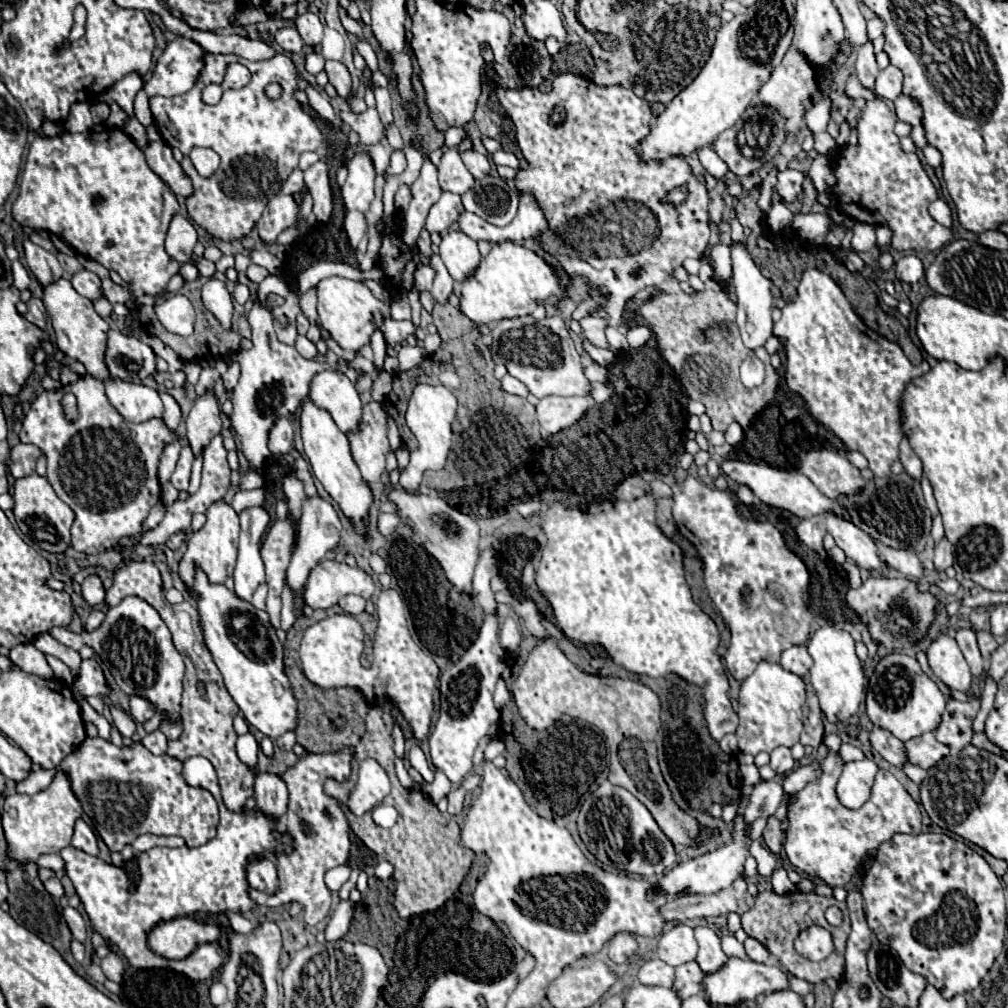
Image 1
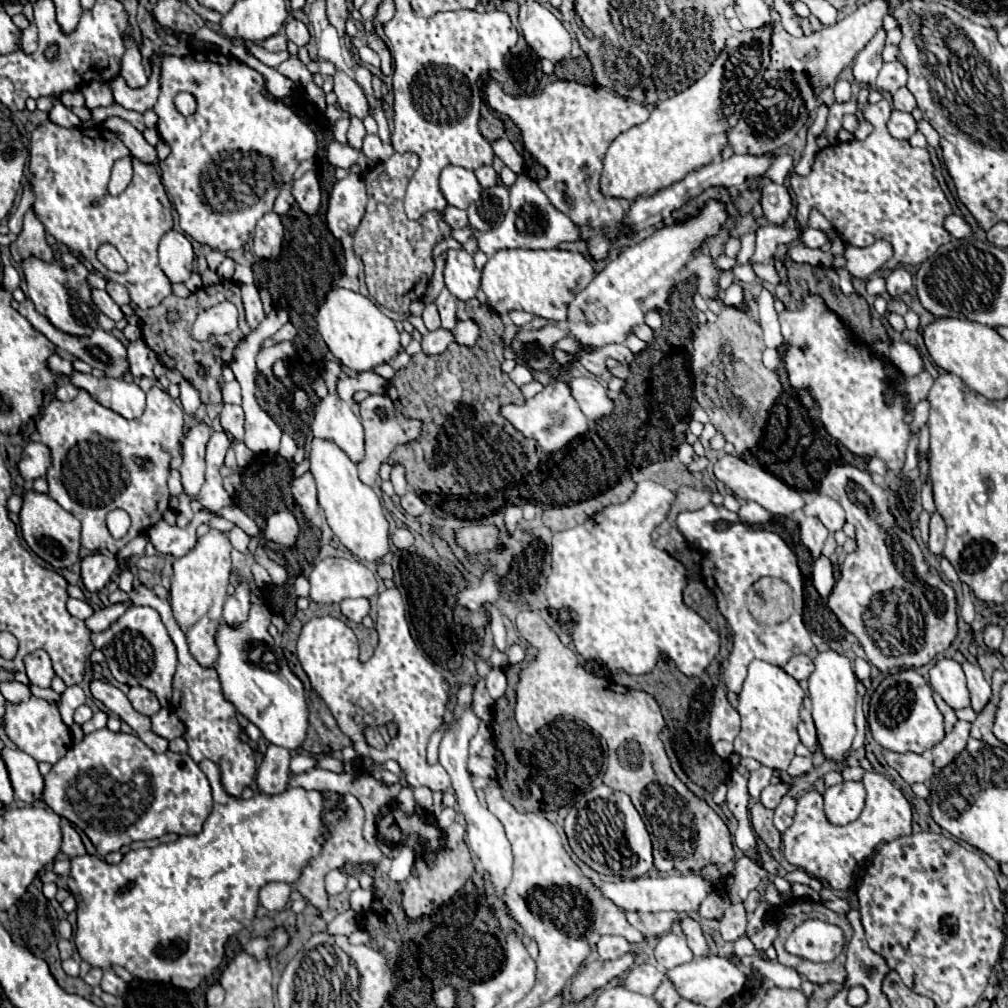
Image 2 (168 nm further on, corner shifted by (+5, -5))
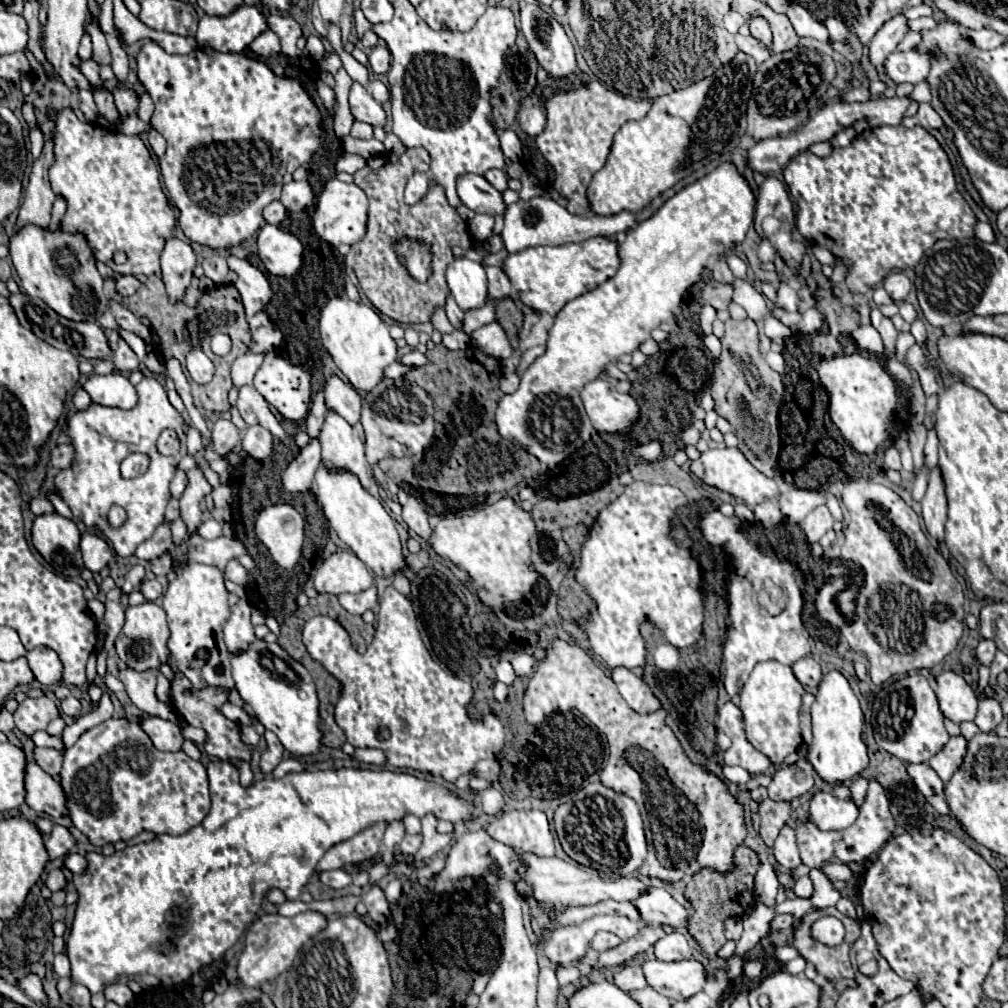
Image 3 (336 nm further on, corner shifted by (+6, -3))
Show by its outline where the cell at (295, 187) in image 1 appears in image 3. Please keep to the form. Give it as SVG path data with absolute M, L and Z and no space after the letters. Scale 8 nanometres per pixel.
M274 200L270 202L266 208L264 208L264 218L272 224L280 224L284 218L286 218L286 208L280 200Z

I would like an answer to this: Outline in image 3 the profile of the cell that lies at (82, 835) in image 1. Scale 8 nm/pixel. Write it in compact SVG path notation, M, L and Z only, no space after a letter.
M54 824L50 838L46 838L44 844L50 854L50 860L54 860L54 858L60 858L60 856L66 856L68 852L72 852L76 846L76 838L72 836L72 832L68 828Z

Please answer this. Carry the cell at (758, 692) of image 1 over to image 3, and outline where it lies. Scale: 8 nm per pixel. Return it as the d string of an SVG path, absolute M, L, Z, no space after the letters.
M774 660L758 662L740 690L740 710L744 714L746 738L756 750L768 756L774 766L782 766L784 758L802 746L802 736L798 726L802 694L804 688L796 680L792 668Z

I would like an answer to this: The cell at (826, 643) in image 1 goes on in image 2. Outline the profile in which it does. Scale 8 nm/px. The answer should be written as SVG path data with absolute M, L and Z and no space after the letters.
M819 652L815 658L815 672L809 678L809 692L813 700L813 720L817 728L817 738L821 744L821 752L827 760L845 762L851 754L851 742L855 738L855 684L857 678L853 674L851 662L833 652Z

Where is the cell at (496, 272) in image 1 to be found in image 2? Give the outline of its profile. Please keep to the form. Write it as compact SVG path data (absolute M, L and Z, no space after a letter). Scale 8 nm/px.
M499 250L493 254L483 270L481 290L485 294L485 304L497 314L507 314L509 310L525 310L529 314L547 320L565 320L569 302L575 298L583 278L589 282L595 278L591 262L569 250Z

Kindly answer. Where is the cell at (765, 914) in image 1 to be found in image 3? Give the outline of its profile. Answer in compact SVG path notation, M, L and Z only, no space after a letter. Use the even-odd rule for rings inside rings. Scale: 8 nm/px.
M824 908L824 910L814 910L814 912L806 914L802 918L800 926L794 930L792 938L788 940L788 944L792 948L796 948L798 954L816 968L818 974L822 974L834 982L834 980L842 980L842 978L854 978L848 950L850 950L852 942L858 940L858 936L860 936L860 926L856 920L846 918L836 908ZM826 914L836 916L846 928L846 940L836 948L826 948L824 944L812 940L812 936L810 936L810 924L814 920L818 920L820 916L826 916Z

